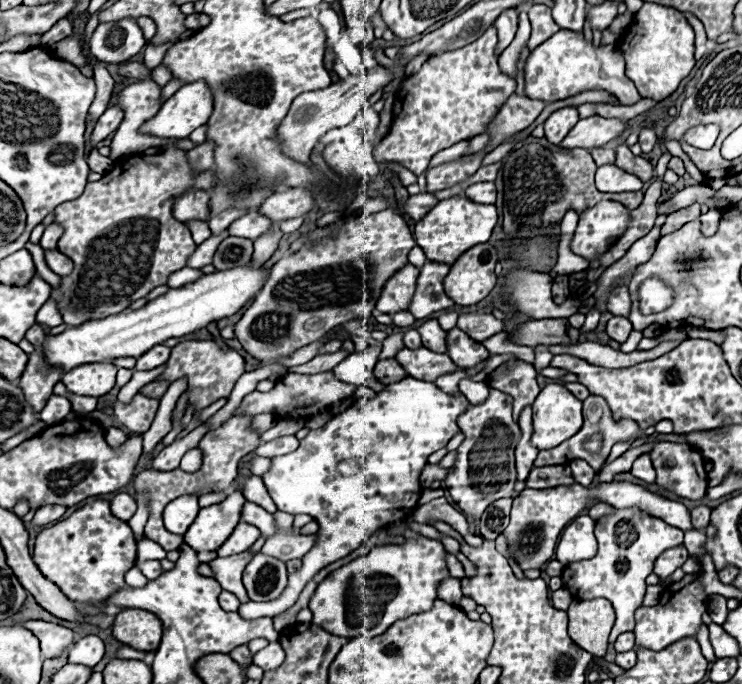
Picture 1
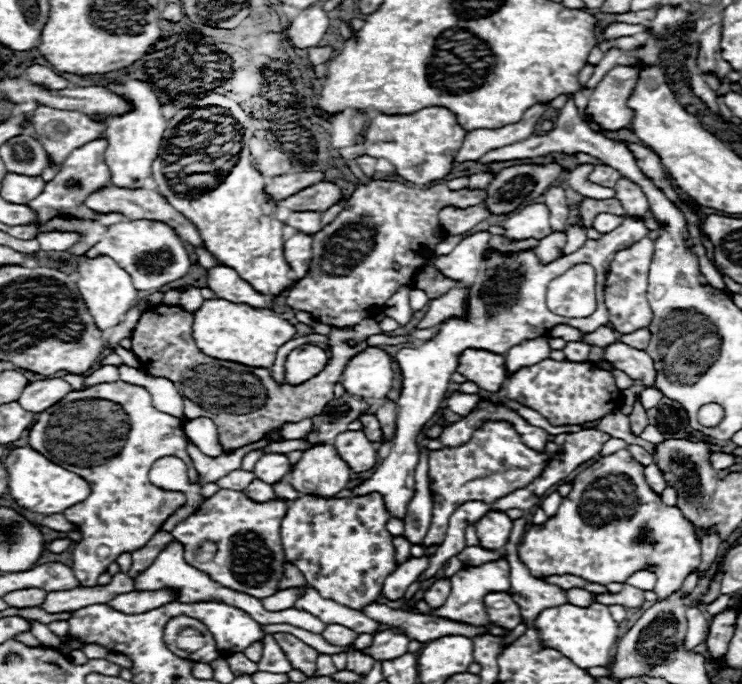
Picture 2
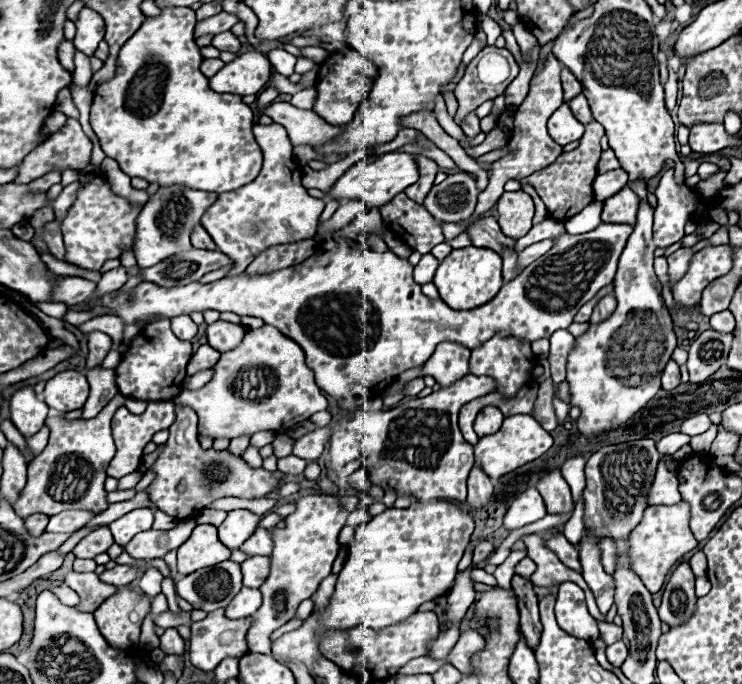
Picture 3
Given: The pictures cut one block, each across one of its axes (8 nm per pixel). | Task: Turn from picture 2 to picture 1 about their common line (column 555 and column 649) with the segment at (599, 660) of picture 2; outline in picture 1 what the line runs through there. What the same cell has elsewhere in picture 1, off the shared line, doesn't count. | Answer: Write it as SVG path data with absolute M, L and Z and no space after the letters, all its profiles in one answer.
M704 570L700 572L692 572L692 574L686 574L680 582L676 584L670 584L668 586L668 596L666 596L666 590L662 592L662 600L652 606L652 608L638 608L636 610L635 617L635 646L634 650L637 650L640 646L648 648L648 650L662 650L664 646L668 644L674 644L676 640L682 640L682 638L696 638L698 634L698 642L700 642L700 648L702 648L702 654L708 662L716 660L714 652L712 652L712 646L708 642L708 630L706 630L706 624L702 624L702 614L708 610L708 602L710 602L710 596L706 596L704 592L704 584L702 584L702 578L704 578Z

